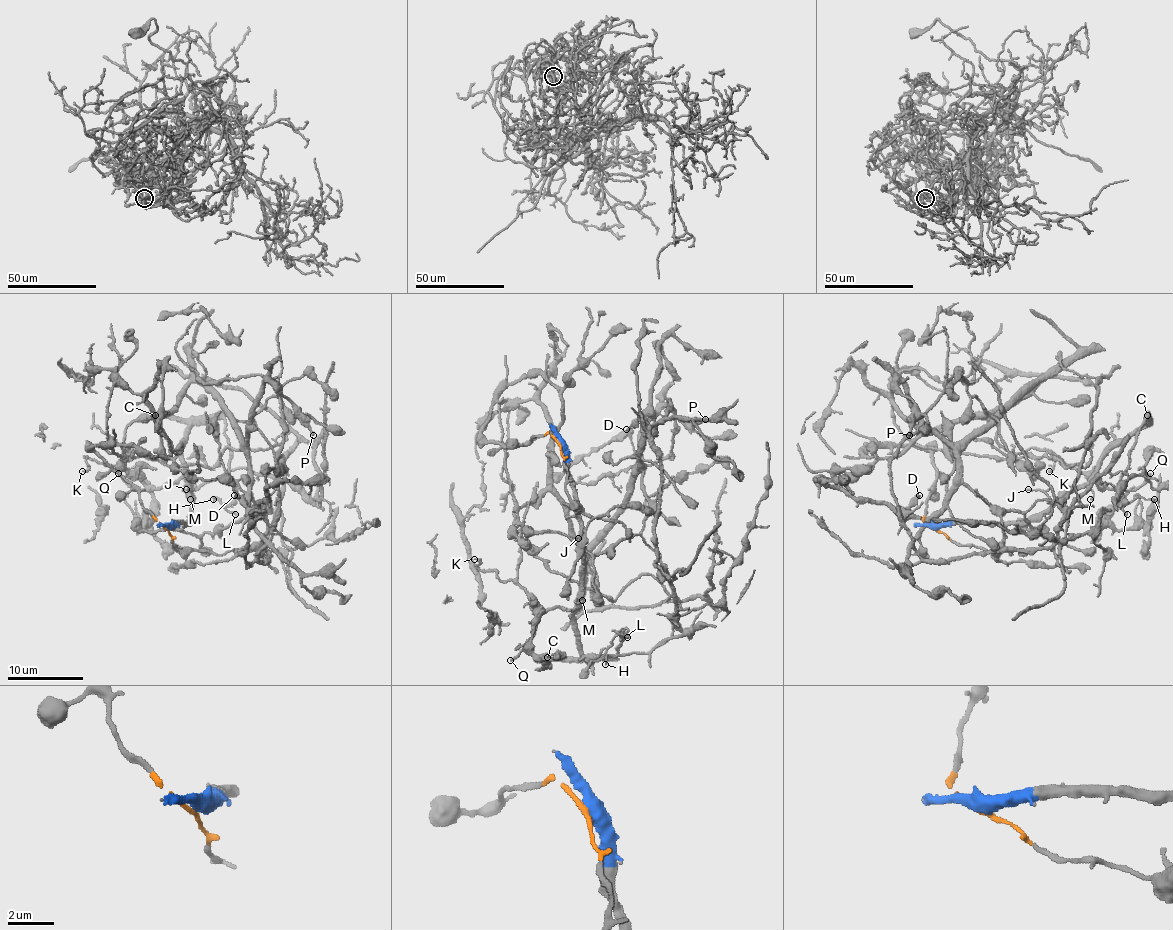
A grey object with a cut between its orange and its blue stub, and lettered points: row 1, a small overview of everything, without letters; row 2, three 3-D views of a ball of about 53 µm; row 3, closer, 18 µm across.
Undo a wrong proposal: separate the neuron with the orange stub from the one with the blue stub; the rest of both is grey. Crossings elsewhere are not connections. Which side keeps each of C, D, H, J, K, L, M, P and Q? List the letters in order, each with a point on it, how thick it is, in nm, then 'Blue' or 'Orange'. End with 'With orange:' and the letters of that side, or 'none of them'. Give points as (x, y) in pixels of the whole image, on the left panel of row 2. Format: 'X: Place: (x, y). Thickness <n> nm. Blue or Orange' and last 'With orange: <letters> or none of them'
C: Place: (155, 415). Thickness 220 nm. Blue
D: Place: (234, 495). Thickness 140 nm. Orange
H: Place: (213, 499). Thickness 140 nm. Blue
J: Place: (186, 489). Thickness 160 nm. Blue
K: Place: (82, 471). Thickness 170 nm. Blue
L: Place: (235, 514). Thickness 130 nm. Blue
M: Place: (190, 499). Thickness 160 nm. Blue
P: Place: (313, 435). Thickness 170 nm. Orange
Q: Place: (118, 473). Thickness 220 nm. Blue
With orange: D, P

